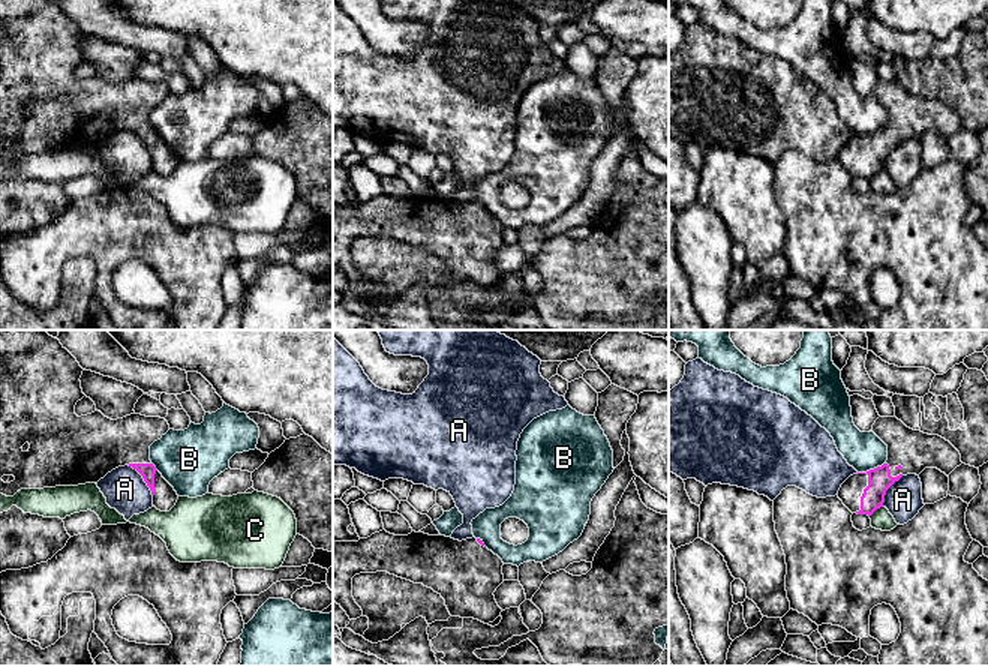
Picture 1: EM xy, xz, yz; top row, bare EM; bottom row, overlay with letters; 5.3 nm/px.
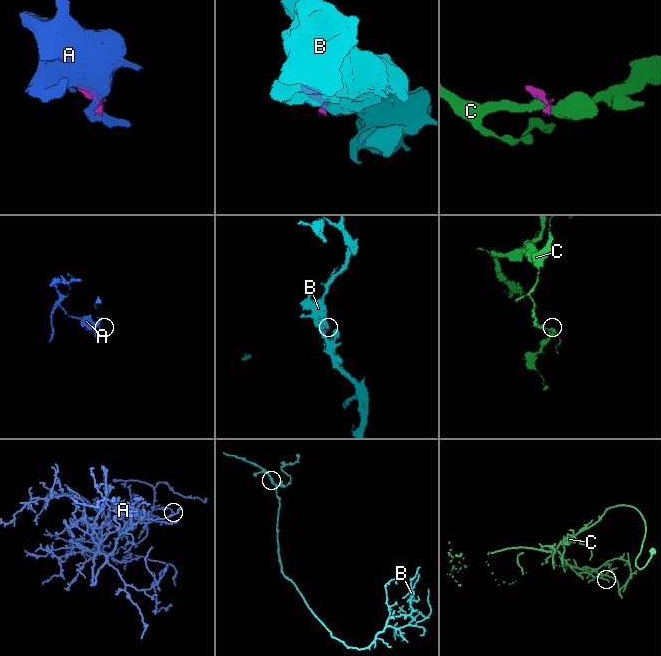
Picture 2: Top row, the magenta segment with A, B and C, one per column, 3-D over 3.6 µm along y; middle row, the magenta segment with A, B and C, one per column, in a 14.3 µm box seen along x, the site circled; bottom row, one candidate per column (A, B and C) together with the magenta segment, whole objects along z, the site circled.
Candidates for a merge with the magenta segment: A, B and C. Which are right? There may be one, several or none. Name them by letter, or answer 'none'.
none

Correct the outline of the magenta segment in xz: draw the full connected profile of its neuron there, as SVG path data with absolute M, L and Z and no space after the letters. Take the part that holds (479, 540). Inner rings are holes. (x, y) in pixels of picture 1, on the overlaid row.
M382 530L358 542L333 542L333 602L351 620L339 639L391 666L438 666L423 616L388 640L372 644L363 638L369 618L352 597L352 578L387 572L423 584L445 600L451 616L489 624L502 612L493 596L504 582L502 566L502 560L475 537L459 542L441 534L394 536Z

